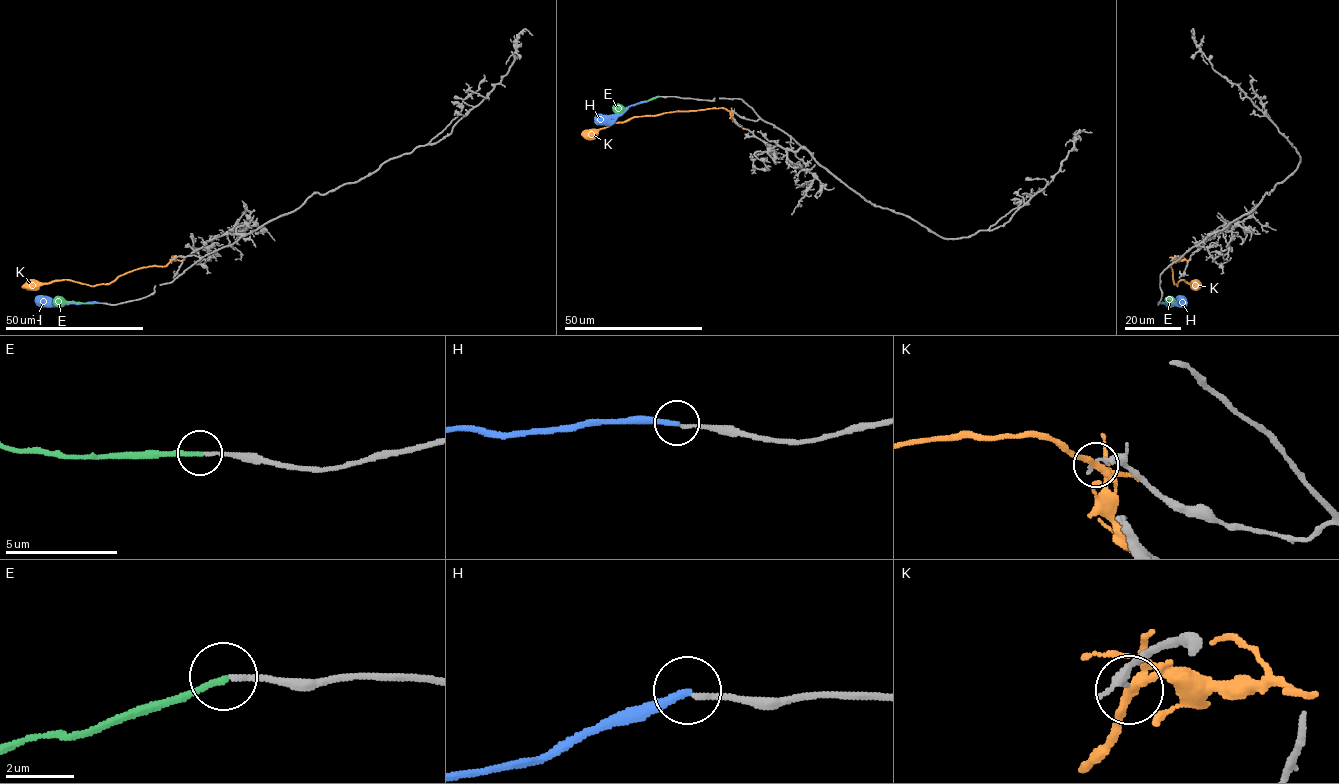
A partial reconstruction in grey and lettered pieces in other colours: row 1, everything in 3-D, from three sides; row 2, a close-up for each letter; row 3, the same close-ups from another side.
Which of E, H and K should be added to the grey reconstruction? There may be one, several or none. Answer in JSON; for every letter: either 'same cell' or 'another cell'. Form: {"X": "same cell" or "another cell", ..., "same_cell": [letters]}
{"E": "same cell", "H": "another cell", "K": "another cell", "same_cell": ["E"]}

